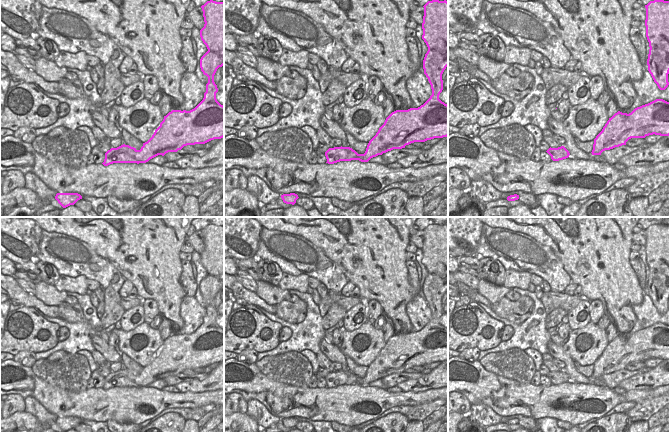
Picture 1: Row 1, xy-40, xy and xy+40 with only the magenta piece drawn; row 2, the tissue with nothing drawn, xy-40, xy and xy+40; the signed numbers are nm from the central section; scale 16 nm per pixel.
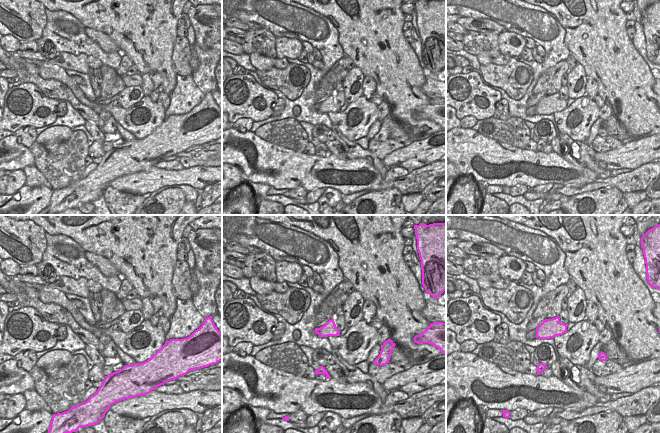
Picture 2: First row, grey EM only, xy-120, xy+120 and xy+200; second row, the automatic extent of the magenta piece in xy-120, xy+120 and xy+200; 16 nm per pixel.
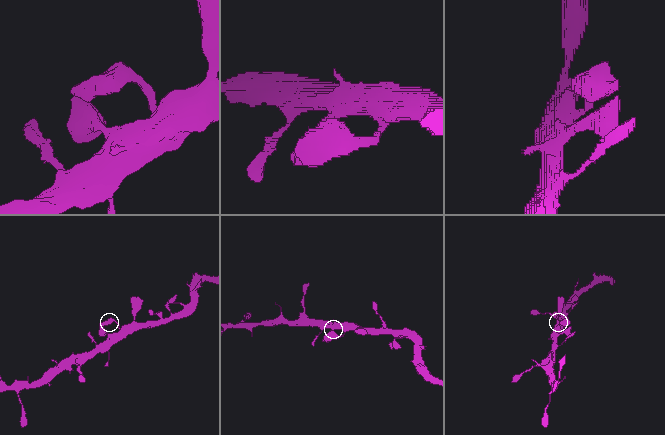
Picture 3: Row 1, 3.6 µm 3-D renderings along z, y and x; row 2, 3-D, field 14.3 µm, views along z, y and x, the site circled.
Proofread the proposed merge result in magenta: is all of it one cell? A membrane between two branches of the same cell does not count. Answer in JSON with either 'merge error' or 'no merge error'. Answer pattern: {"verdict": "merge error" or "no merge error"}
{"verdict": "no merge error"}

